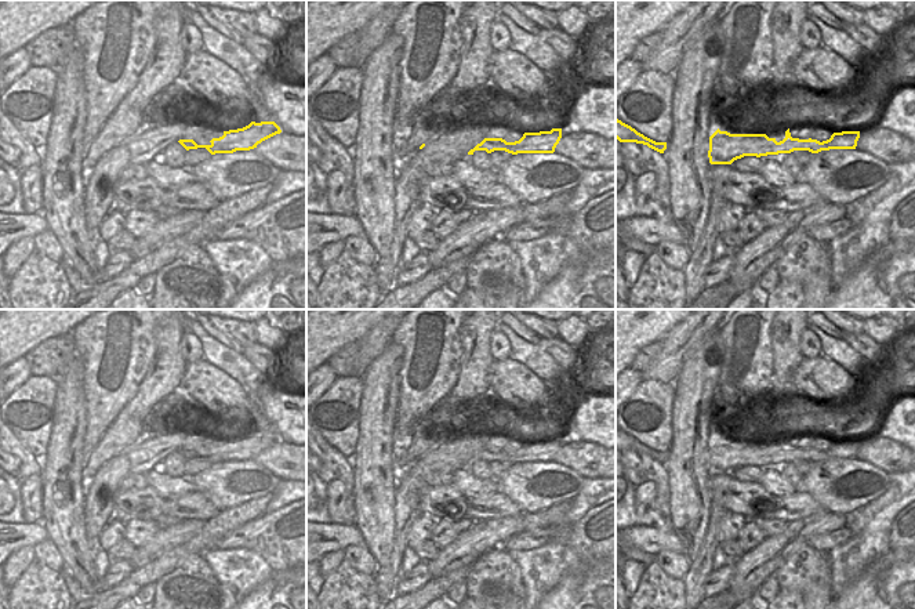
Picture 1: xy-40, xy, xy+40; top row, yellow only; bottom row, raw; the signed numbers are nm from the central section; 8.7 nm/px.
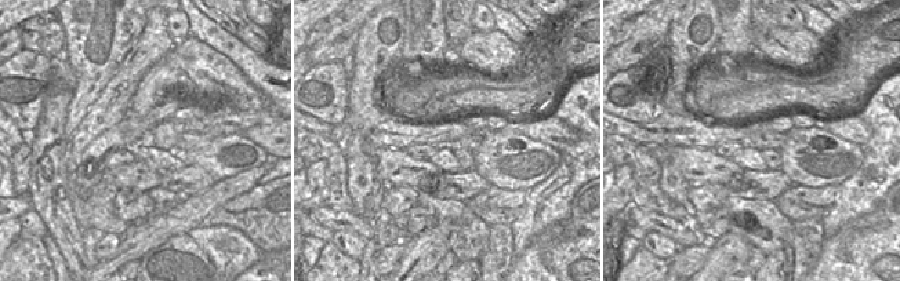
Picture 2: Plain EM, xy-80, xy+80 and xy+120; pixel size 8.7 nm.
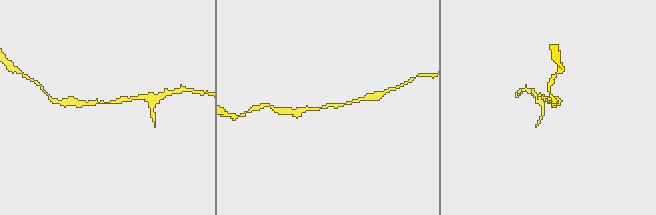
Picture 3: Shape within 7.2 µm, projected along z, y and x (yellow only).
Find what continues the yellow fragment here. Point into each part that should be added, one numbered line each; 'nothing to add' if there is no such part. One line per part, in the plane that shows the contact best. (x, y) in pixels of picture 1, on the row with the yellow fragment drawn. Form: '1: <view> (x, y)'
nothing to add

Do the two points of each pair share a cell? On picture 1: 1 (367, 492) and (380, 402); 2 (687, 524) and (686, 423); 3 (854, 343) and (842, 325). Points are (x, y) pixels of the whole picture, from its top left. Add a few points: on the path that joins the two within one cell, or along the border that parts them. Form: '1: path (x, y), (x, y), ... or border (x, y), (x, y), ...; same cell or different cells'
1: path (374, 470), (377, 424); same cell
2: path (687, 499), (687, 448); same cell
3: border (842, 330), (863, 333); different cells

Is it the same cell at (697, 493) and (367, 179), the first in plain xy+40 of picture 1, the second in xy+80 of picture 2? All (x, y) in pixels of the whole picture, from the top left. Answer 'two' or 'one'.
one

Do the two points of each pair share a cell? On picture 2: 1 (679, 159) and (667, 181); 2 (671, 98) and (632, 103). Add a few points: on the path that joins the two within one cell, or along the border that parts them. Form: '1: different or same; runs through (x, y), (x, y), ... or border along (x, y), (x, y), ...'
1: different; border along (660, 164), (672, 164), (689, 183)
2: different; border along (659, 95), (670, 112)

